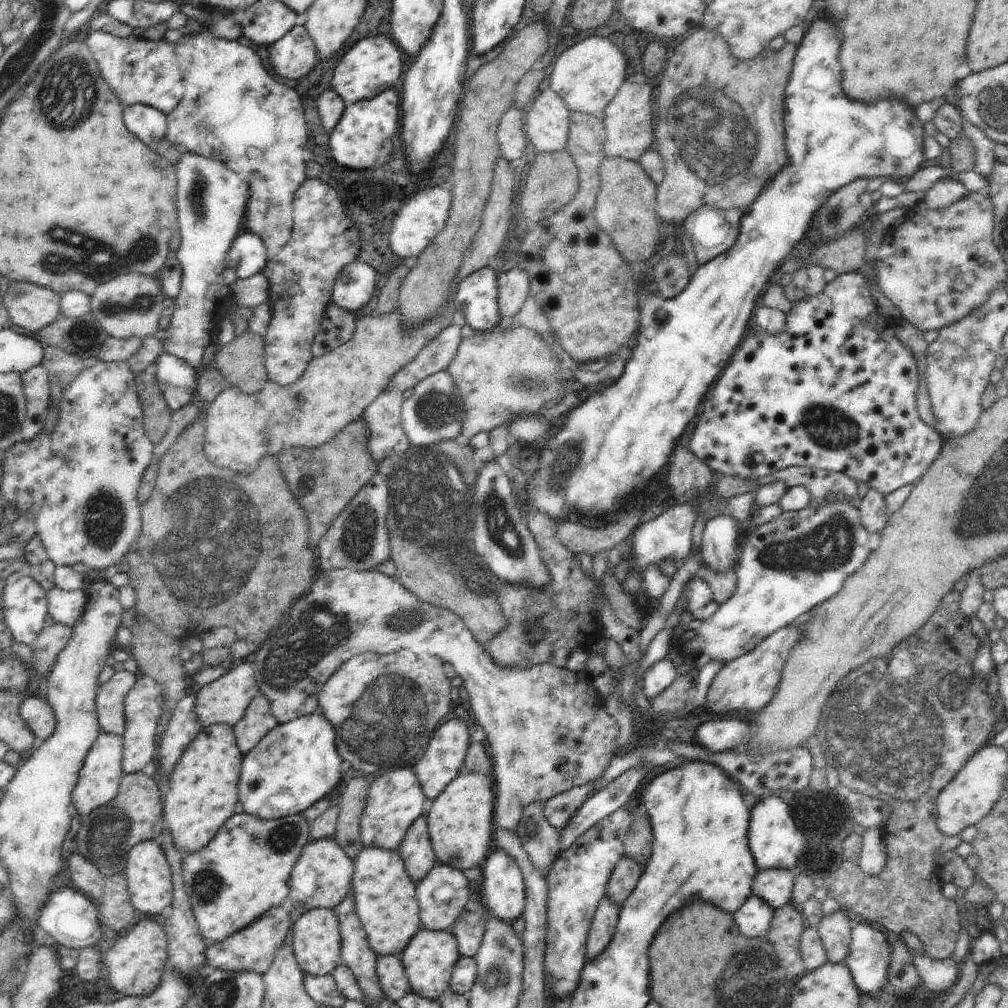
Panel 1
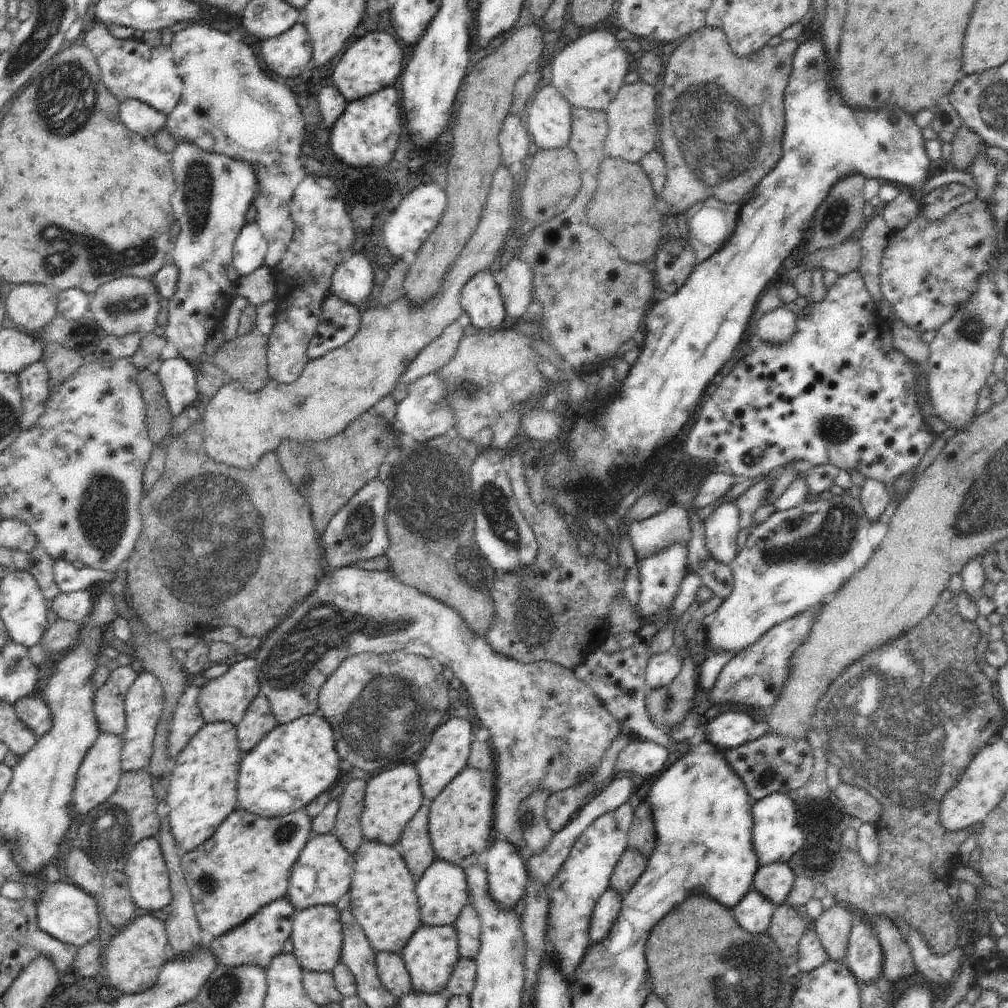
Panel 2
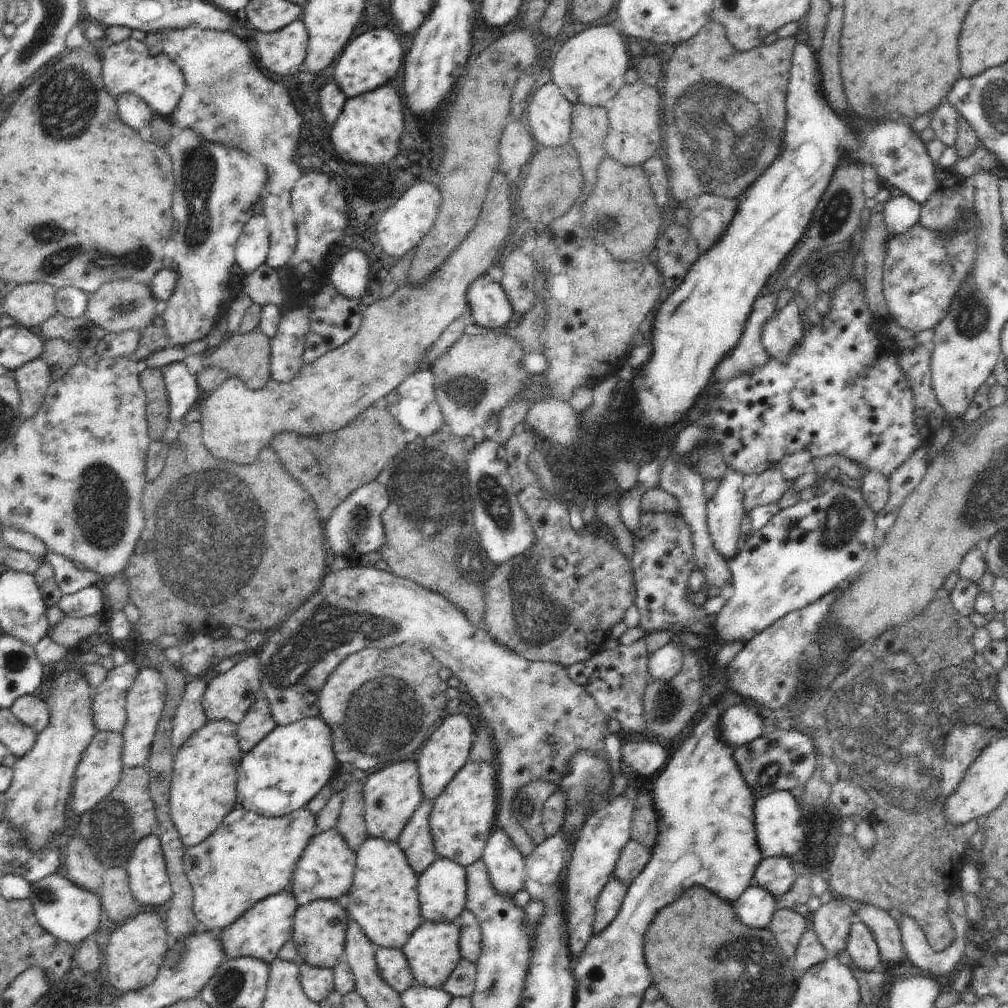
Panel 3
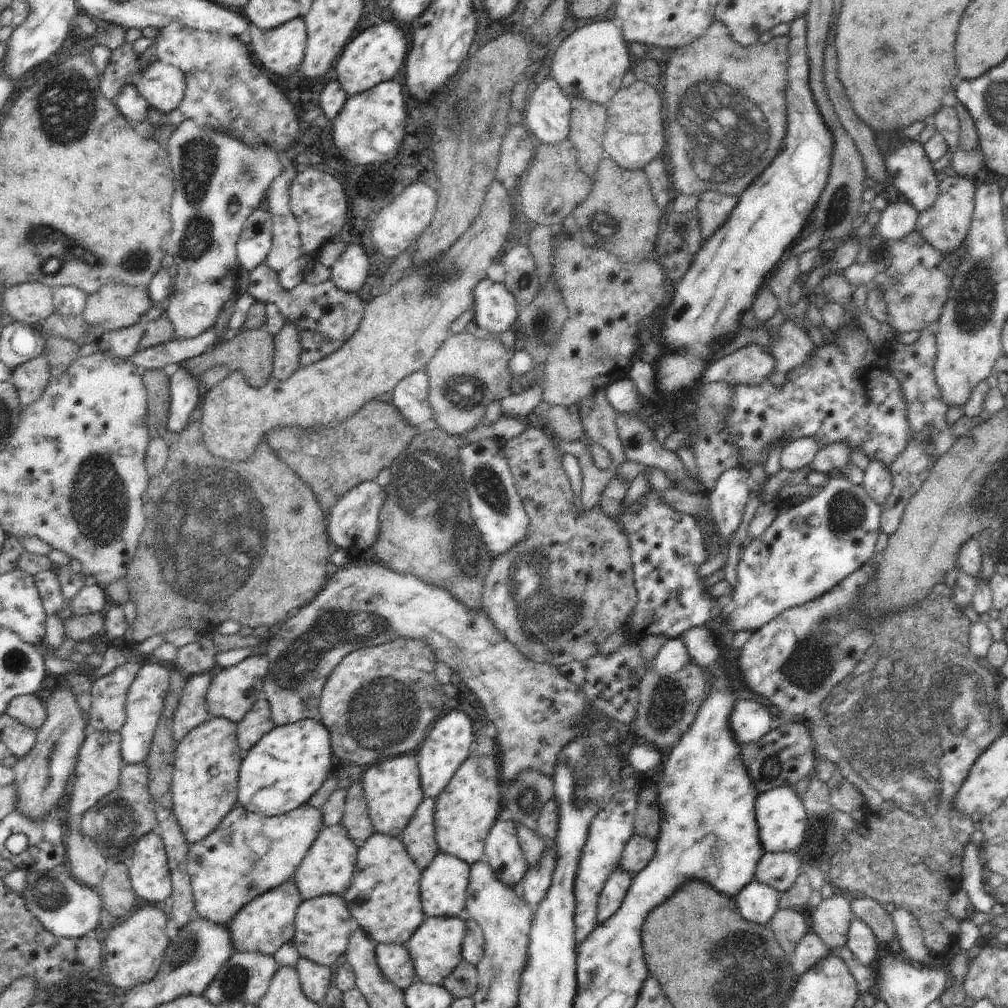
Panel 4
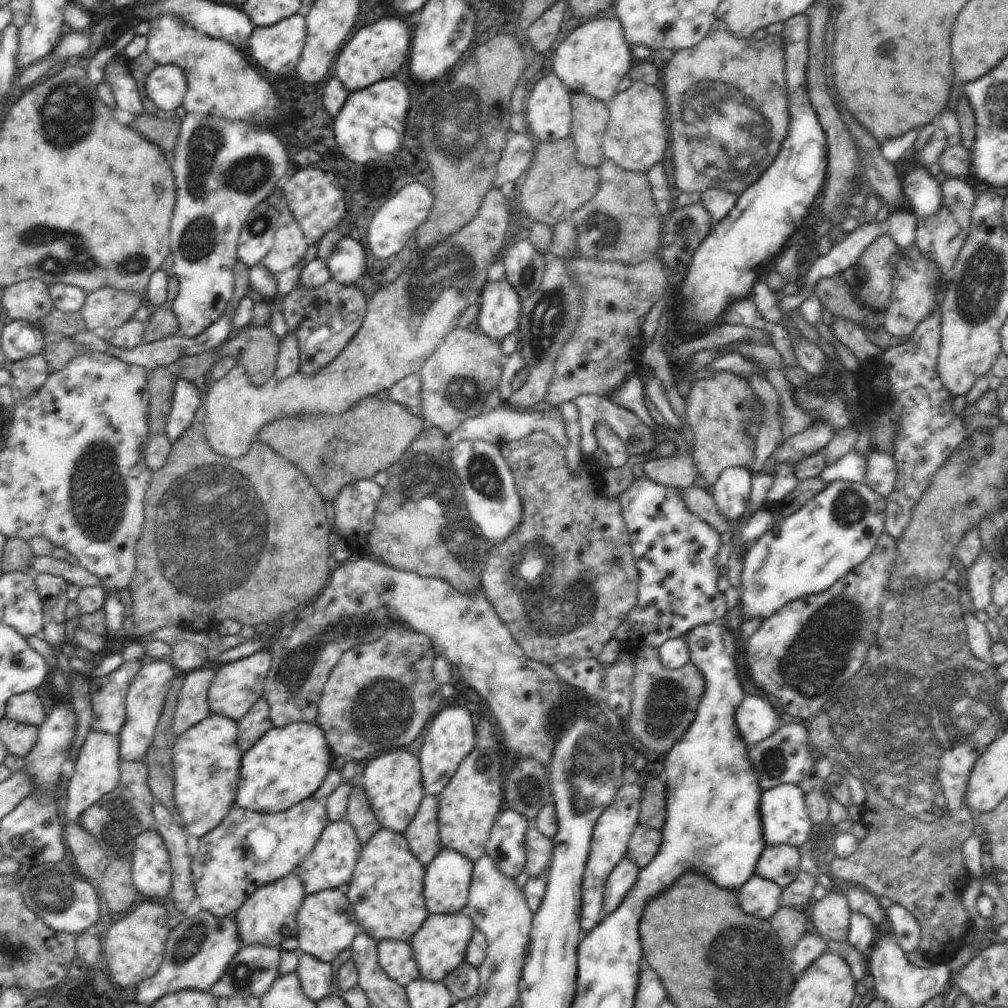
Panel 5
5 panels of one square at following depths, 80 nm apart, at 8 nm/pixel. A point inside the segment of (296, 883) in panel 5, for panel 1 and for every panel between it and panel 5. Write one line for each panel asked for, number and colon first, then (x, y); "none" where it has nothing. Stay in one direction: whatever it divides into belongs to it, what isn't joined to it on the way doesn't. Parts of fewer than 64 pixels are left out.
1: (253, 949)
2: (257, 941)
3: (260, 932)
4: (267, 923)

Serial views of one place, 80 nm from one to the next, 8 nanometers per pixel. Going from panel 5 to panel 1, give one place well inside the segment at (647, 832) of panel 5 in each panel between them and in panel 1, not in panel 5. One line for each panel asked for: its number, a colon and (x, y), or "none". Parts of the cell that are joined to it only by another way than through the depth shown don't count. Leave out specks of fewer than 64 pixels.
1: (624, 878)
2: (631, 865)
3: (635, 856)
4: (638, 851)

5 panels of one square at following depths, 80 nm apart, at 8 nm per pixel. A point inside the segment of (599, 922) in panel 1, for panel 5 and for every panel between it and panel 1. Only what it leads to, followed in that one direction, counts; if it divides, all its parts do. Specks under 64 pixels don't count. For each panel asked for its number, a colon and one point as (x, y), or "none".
2: (608, 906)
3: (609, 901)
4: (610, 899)
5: (622, 878)

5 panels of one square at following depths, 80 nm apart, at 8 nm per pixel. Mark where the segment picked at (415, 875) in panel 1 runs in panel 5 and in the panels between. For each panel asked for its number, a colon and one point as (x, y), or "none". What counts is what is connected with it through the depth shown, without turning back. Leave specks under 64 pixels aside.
2: (415, 846)
3: (416, 841)
4: (418, 838)
5: (422, 835)

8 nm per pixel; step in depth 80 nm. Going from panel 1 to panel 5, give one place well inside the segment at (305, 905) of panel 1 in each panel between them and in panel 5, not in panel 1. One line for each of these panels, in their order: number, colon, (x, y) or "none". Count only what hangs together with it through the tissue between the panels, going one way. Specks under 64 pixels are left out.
2: (322, 875)
3: (325, 871)
4: (327, 869)
5: (330, 864)

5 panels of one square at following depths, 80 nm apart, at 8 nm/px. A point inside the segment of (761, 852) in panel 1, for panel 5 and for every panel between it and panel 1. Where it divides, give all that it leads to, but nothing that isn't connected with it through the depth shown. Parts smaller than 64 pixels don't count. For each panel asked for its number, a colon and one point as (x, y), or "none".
2: (776, 837)
3: (779, 834)
4: (781, 817)
5: (785, 819)

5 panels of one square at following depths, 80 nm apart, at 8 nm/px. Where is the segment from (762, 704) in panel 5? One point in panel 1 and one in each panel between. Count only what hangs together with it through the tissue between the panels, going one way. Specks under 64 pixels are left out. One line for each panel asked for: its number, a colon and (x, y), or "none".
1: (717, 736)
2: (729, 730)
3: (740, 725)
4: (750, 721)

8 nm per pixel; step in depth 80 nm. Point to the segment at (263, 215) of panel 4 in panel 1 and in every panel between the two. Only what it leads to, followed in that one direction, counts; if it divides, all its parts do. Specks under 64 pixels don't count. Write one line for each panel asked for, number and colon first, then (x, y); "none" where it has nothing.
1: (247, 255)
2: (249, 248)
3: (251, 249)

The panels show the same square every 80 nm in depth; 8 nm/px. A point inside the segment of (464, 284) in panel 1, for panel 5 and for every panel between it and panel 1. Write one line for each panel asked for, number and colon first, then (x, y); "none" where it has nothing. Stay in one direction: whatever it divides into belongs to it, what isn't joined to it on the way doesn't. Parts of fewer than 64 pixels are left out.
2: (480, 297)
3: (490, 307)
4: (495, 308)
5: (500, 309)

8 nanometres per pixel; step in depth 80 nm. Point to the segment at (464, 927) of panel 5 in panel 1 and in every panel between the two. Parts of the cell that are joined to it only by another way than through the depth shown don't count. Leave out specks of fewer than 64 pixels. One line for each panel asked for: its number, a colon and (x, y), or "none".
1: (429, 959)
2: (430, 956)
3: (432, 952)
4: (435, 947)

